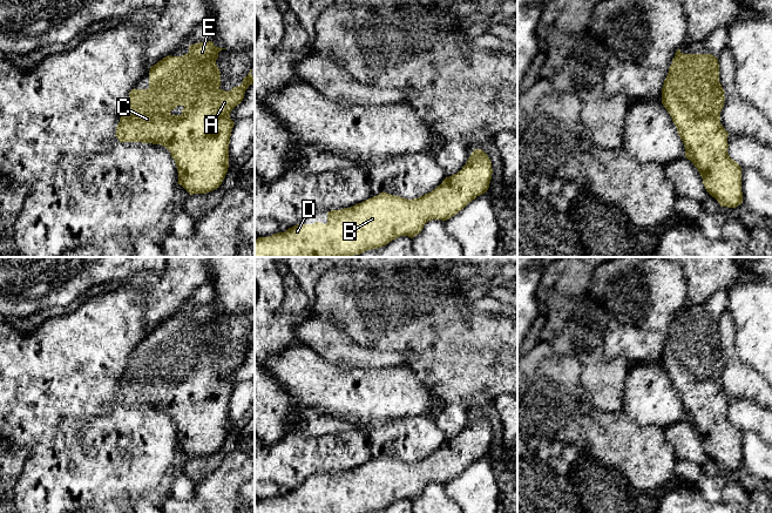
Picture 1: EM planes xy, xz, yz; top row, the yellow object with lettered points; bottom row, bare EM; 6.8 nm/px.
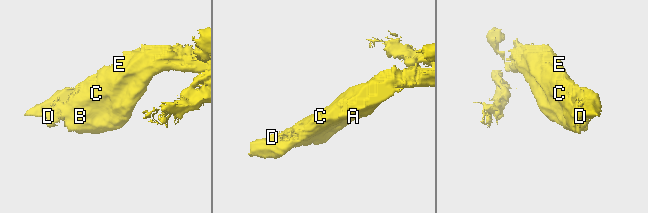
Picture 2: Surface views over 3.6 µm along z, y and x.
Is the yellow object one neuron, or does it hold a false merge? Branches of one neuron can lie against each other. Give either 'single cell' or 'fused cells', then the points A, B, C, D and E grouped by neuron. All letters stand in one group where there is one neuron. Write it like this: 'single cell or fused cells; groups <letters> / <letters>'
single cell; groups A B C D E

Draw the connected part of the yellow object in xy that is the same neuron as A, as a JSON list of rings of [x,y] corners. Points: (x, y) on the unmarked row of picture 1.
[[[212,304],[198,305],[189,309],[189,316],[182,319],[168,318],[160,323],[149,333],[149,351],[131,352],[129,364],[116,390],[116,400],[122,405],[142,405],[165,410],[175,423],[178,447],[190,458],[210,455],[222,447],[229,431],[229,406],[235,385],[230,382],[231,373],[238,369],[245,353],[255,345],[250,336],[243,342],[241,349],[225,355],[221,352],[221,335],[216,328],[222,312]]]

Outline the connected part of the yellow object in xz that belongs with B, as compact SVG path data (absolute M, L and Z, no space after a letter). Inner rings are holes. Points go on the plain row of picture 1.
M474 412L466 427L456 437L446 440L434 453L418 461L407 463L391 458L385 454L358 466L351 471L331 473L327 475L327 486L316 485L313 487L299 486L284 495L273 497L269 500L255 502L255 513L372 513L381 511L400 499L413 501L421 495L424 488L432 482L447 484L461 474L469 465L485 457L492 443L492 425L488 418L481 412ZM350 488L353 493L353 501L350 505L345 491Z

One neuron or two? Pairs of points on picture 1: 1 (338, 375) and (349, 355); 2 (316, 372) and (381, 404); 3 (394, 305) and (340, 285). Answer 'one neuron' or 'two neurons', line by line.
1: two neurons
2: one neuron
3: one neuron

